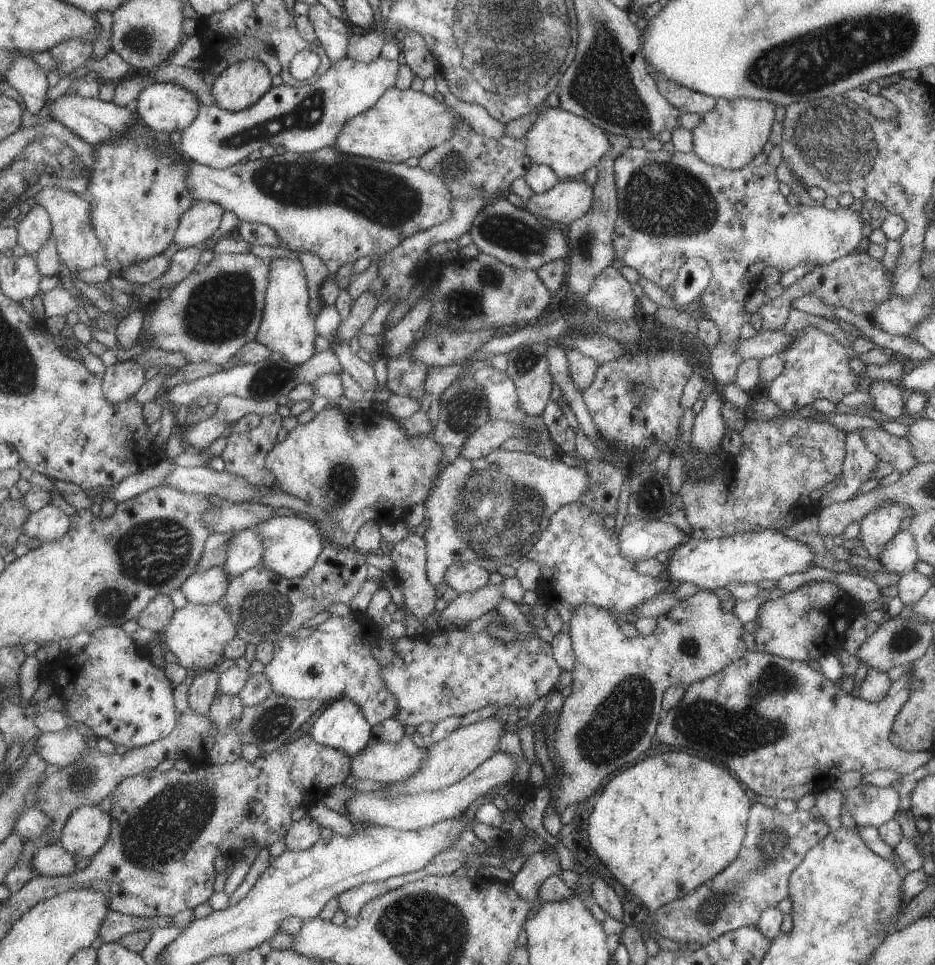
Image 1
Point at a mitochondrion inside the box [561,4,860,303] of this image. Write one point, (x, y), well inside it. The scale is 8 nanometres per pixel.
(661, 199)

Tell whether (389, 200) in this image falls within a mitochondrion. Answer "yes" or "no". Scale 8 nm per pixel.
yes

